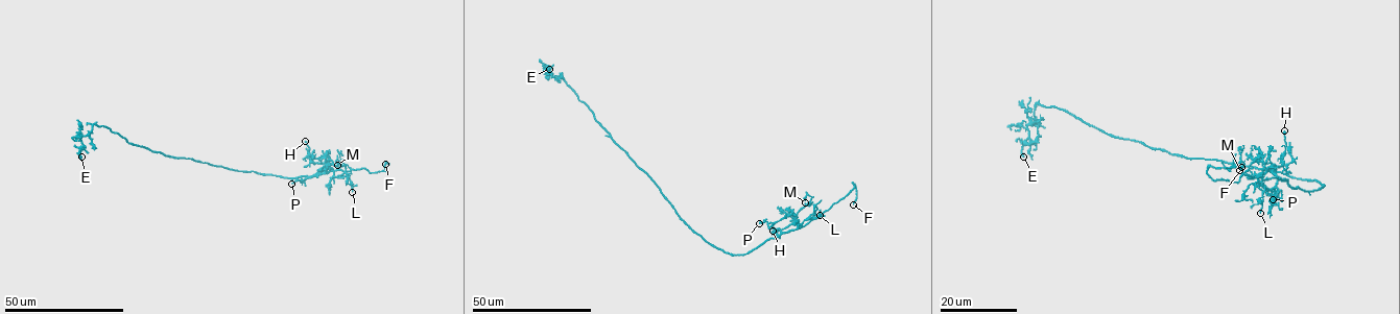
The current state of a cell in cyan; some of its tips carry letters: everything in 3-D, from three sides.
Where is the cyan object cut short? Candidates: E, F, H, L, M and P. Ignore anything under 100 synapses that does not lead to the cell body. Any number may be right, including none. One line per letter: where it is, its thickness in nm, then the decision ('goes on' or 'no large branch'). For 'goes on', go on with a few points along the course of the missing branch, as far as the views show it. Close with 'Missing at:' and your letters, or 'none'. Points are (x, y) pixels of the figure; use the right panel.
E: (1023, 156) | 130 nm | no large branch
F: (1241, 167) | 150 nm | goes on | (1241, 167), (1264, 169), (1273, 176)
H: (1284, 130) | 150 nm | no large branch
L: (1260, 213) | 110 nm | no large branch
M: (1239, 170) | 80 nm | no large branch
P: (1273, 199) | 120 nm | no large branch
Missing at: F

